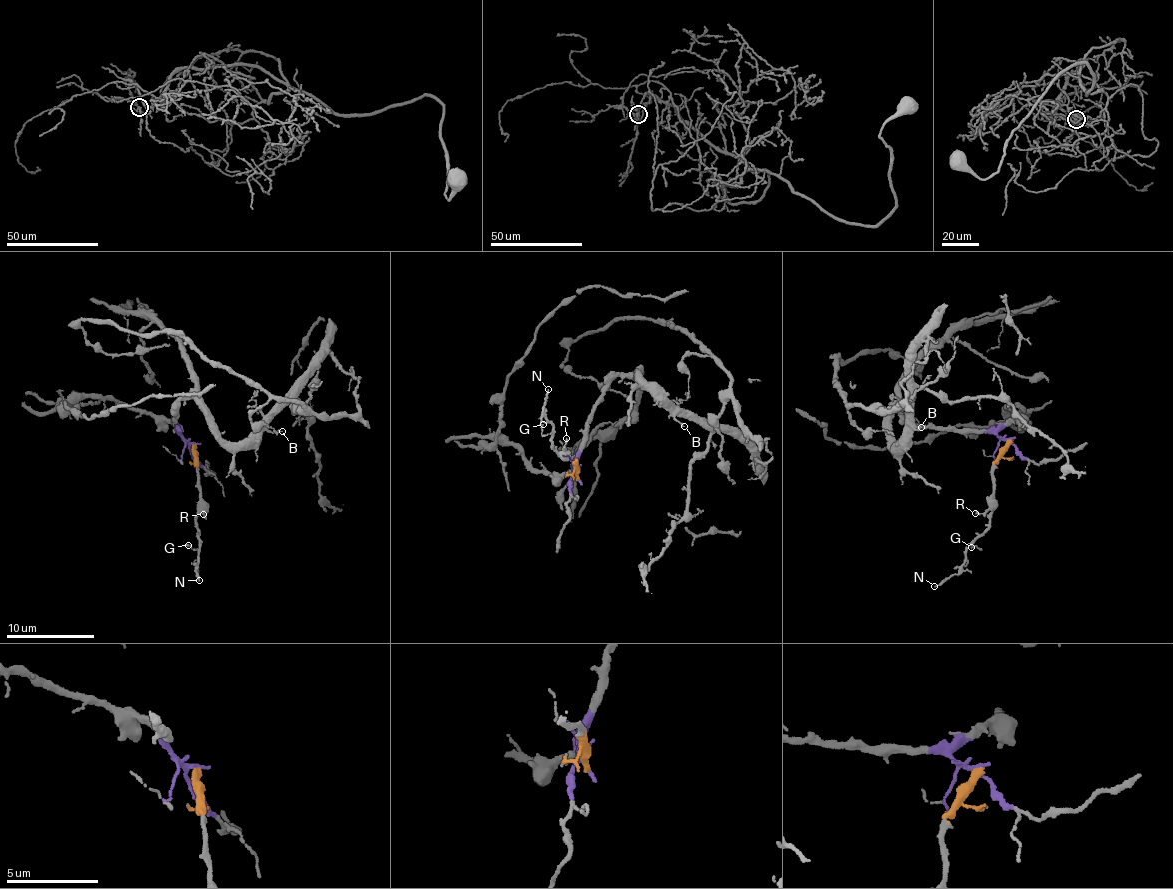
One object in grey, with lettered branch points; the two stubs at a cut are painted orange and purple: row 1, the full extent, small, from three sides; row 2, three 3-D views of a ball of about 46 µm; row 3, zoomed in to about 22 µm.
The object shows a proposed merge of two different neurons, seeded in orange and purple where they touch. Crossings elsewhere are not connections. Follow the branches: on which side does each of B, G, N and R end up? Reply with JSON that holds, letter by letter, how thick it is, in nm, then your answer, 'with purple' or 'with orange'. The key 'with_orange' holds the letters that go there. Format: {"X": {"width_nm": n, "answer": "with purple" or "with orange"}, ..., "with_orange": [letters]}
{"B": {"width_nm": 130, "answer": "with purple"}, "G": {"width_nm": 150, "answer": "with orange"}, "N": {"width_nm": 130, "answer": "with orange"}, "R": {"width_nm": 120, "answer": "with orange"}, "with_orange": ["G", "N", "R"]}

